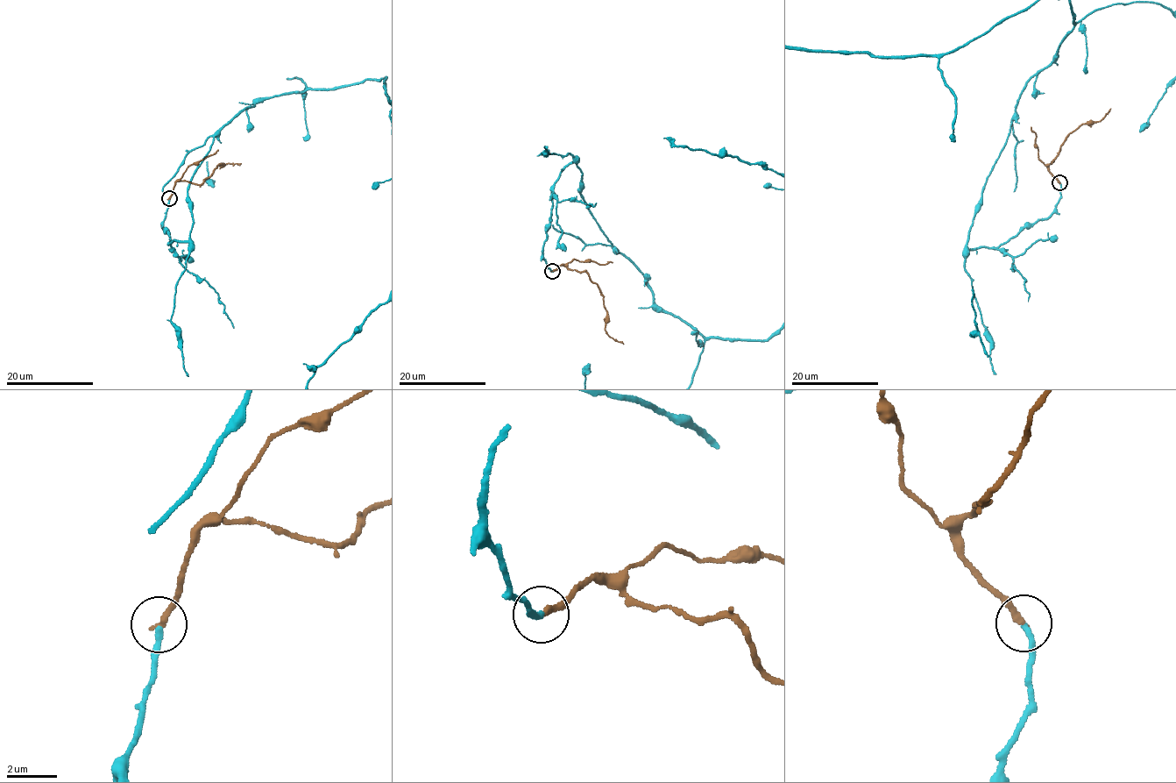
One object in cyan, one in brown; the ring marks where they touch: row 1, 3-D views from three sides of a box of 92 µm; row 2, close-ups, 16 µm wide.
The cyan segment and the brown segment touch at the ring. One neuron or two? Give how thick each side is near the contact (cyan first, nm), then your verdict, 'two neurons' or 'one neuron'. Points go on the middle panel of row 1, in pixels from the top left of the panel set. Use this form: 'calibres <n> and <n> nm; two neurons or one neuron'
calibres 240 and 240 nm; one neuron

